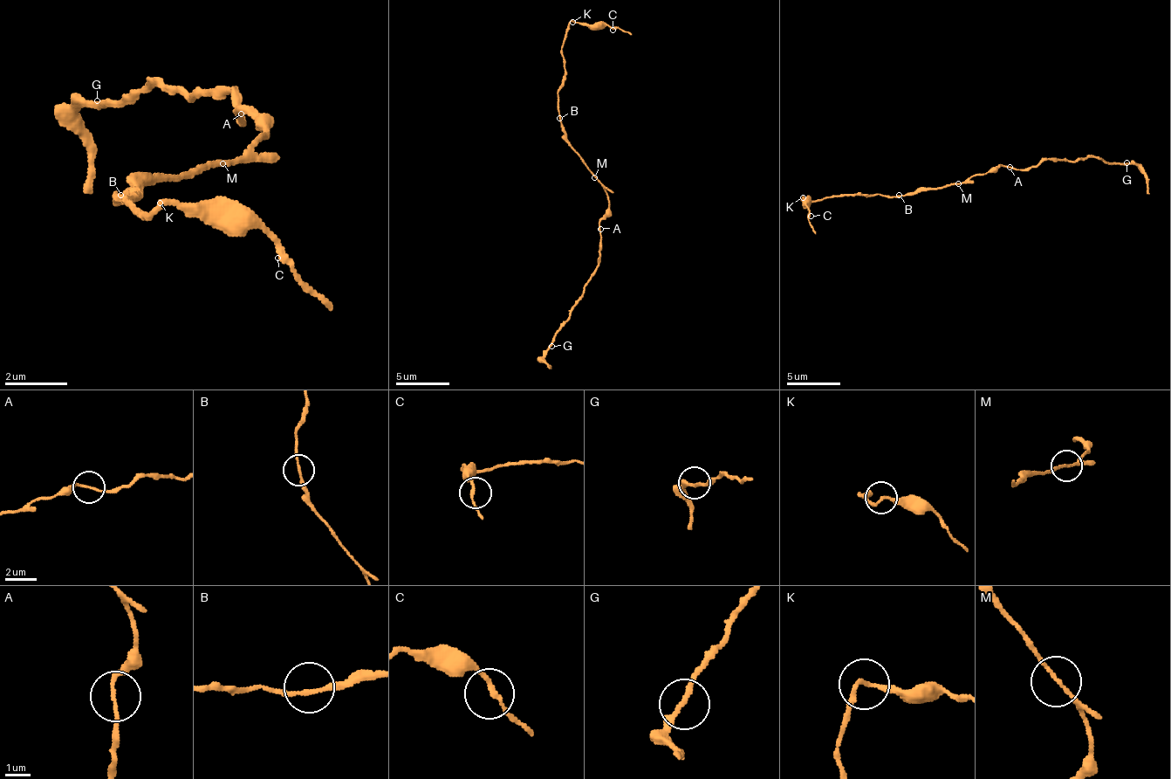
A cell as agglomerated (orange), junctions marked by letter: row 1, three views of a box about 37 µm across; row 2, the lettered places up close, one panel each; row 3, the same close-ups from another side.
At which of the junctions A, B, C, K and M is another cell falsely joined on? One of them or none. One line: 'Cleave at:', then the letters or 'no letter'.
Cleave at: A

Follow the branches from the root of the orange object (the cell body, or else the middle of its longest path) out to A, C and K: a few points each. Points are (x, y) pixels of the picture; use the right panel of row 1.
A: (955, 183), (961, 183), (976, 173), (995, 173), (1001, 168), (1009, 168)
C: (955, 183), (923, 189), (915, 195), (901, 195), (899, 197), (840, 195), (805, 203), (803, 197), (811, 216)
K: (955, 183), (923, 189), (915, 195), (901, 195), (899, 197), (840, 195), (808, 203), (803, 197)

